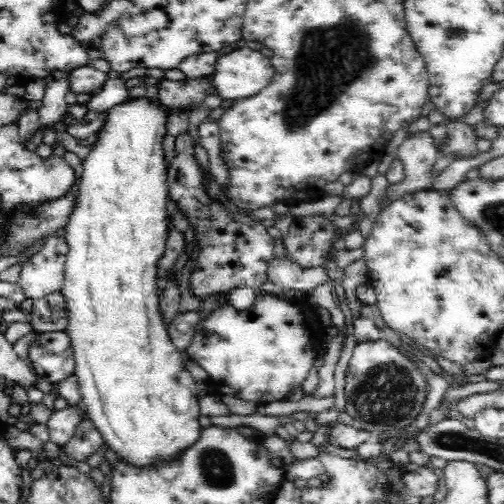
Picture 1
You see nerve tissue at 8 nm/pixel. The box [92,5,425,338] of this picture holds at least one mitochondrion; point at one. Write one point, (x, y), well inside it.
(342, 51)

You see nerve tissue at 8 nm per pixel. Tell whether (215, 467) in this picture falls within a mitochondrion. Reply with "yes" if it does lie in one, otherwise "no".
yes

